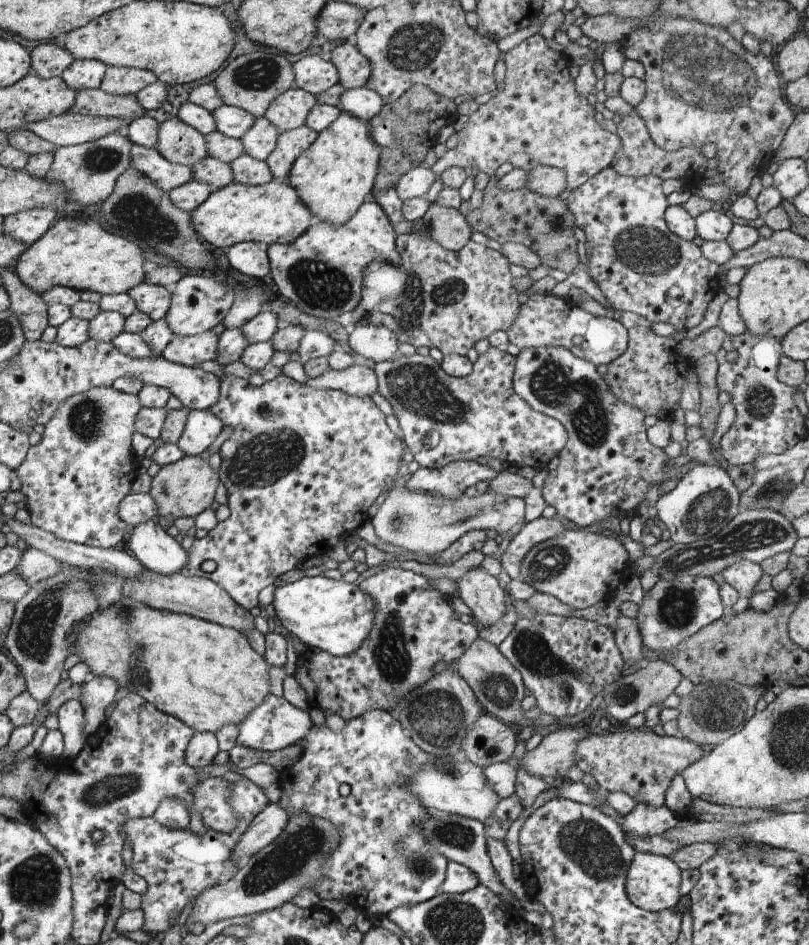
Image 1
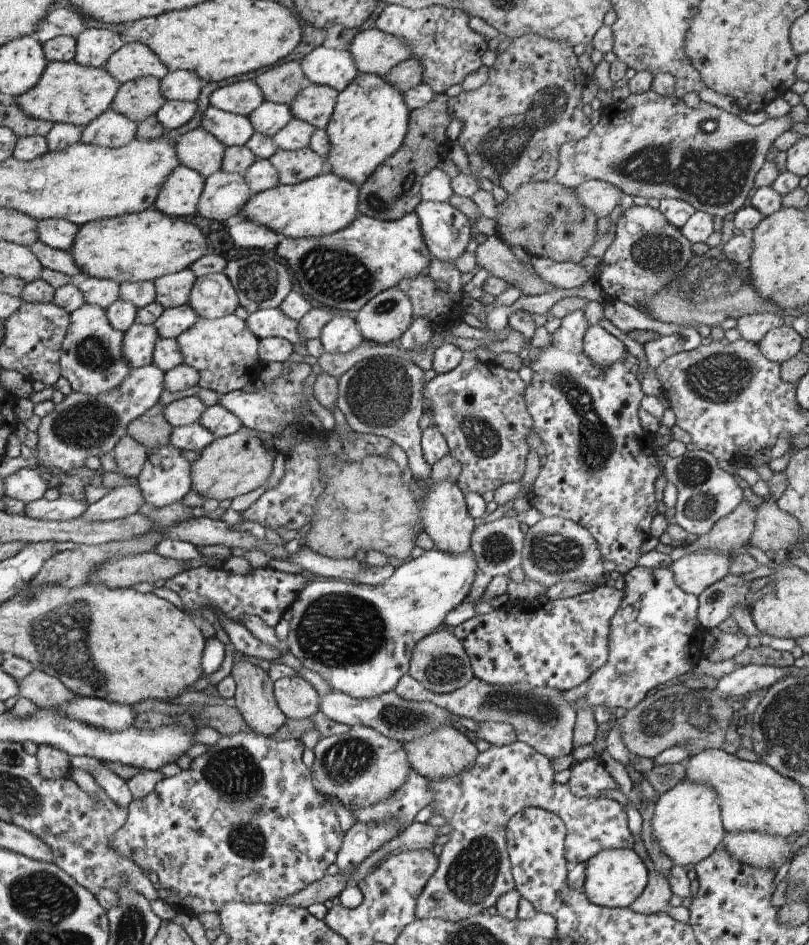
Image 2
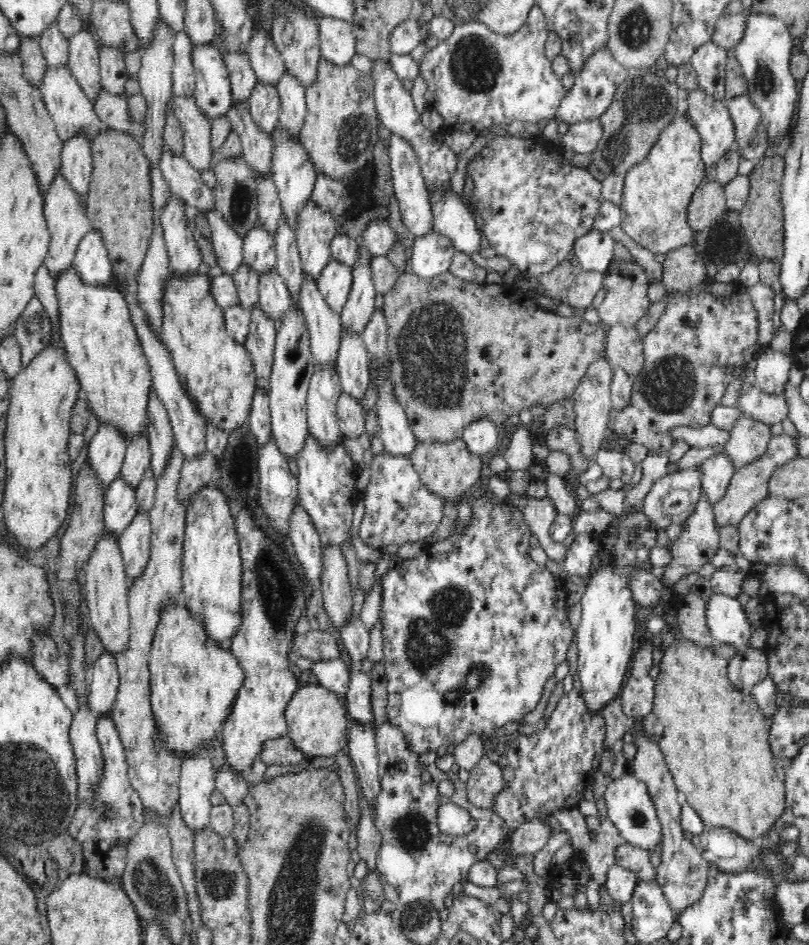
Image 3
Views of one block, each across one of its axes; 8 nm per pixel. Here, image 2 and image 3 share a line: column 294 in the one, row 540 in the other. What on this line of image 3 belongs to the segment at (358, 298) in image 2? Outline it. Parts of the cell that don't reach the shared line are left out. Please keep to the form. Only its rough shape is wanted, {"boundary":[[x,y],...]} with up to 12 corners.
{"boundary":[[244,504],[235,519],[244,671],[224,724],[241,776],[287,734],[289,647],[307,587],[282,540]]}

